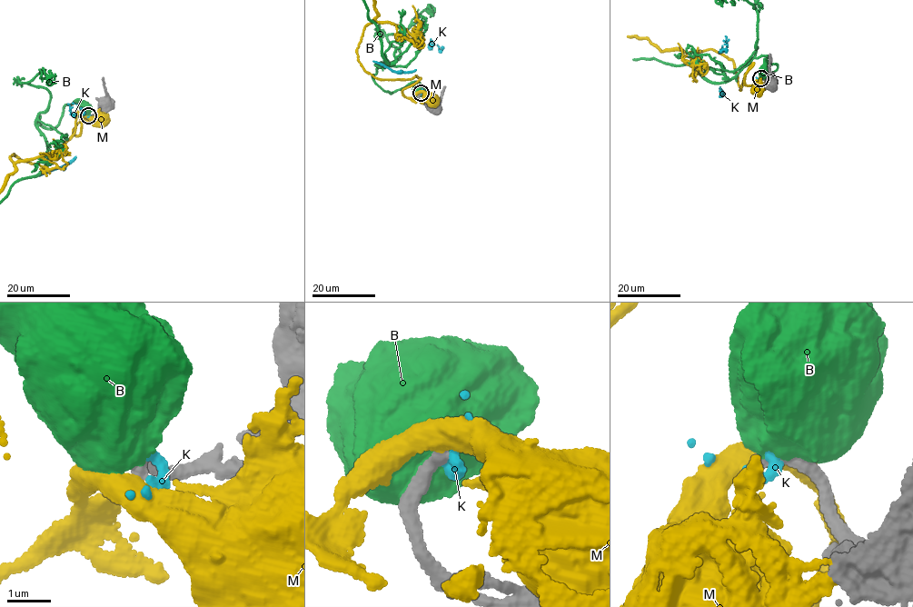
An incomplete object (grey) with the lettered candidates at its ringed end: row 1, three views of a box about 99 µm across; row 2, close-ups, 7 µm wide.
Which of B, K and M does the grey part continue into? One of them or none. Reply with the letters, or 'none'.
none

